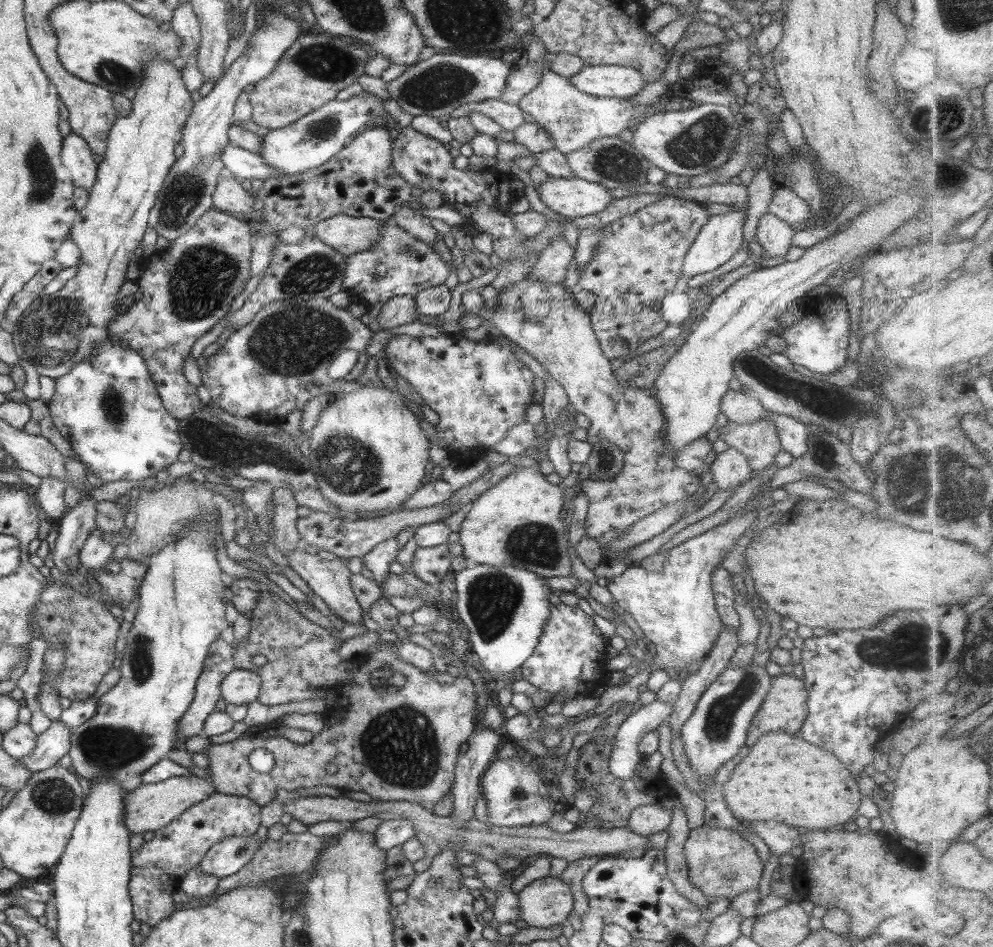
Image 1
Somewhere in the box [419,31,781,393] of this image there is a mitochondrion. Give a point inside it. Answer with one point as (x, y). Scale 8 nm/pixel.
(699, 146)

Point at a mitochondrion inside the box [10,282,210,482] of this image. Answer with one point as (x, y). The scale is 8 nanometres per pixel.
(50, 334)

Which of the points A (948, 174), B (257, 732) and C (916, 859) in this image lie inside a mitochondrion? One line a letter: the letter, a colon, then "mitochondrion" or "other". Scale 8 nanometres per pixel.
A: mitochondrion
B: other
C: other

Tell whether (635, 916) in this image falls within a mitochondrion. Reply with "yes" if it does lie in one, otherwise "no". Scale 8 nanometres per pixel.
no

